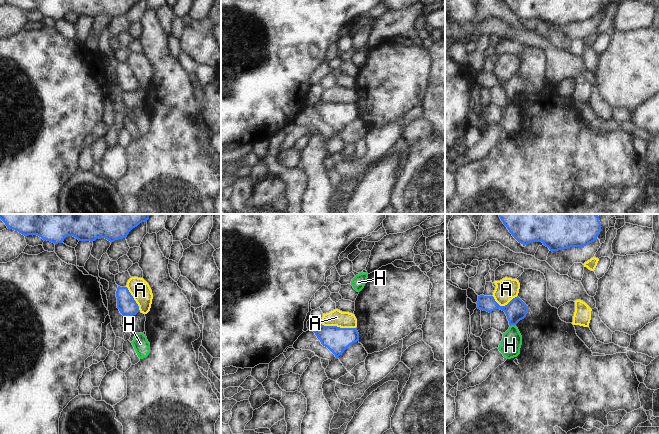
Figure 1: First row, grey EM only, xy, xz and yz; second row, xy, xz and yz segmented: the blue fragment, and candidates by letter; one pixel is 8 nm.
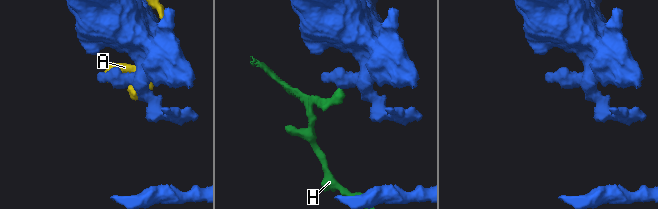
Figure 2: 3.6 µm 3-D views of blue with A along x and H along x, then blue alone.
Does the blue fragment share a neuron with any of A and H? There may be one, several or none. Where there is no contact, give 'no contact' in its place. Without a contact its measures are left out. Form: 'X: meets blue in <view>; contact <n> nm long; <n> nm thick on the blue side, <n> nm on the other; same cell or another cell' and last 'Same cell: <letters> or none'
A: meets blue in xz; contact 300 nm long; 200 nm thick on the blue side, 130 nm on the other; another cell
H: meets blue in yz; contact 40 nm long; 170 nm thick on the blue side, 160 nm on the other; another cell
Same cell: none

